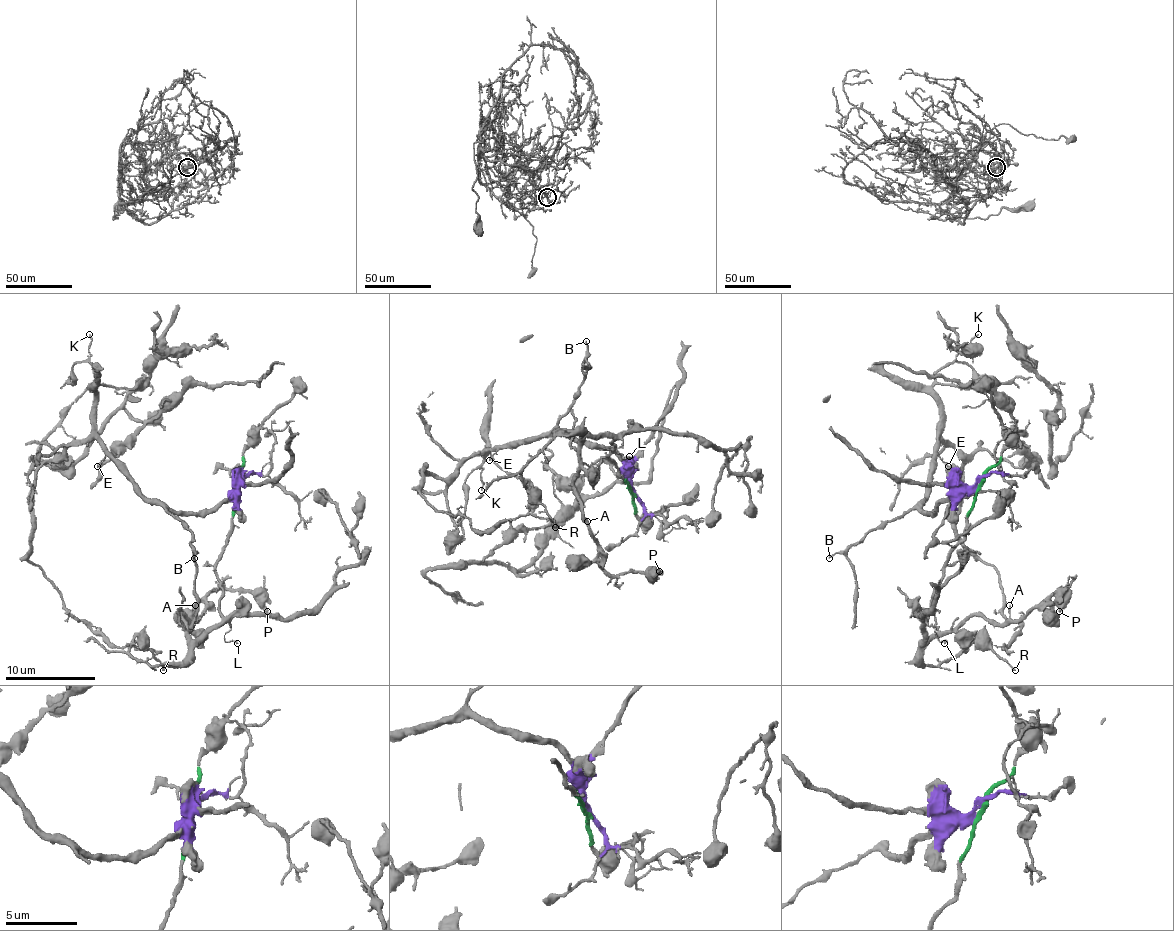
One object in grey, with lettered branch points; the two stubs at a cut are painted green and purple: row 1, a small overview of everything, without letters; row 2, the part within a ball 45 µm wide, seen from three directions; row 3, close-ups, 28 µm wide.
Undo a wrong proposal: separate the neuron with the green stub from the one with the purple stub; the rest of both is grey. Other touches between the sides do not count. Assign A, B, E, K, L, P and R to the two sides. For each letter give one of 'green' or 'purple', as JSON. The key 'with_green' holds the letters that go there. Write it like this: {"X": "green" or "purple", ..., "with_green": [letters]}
{"A": "green", "B": "purple", "E": "purple", "K": "purple", "L": "green", "P": "green", "R": "green", "with_green": ["A", "L", "P", "R"]}

